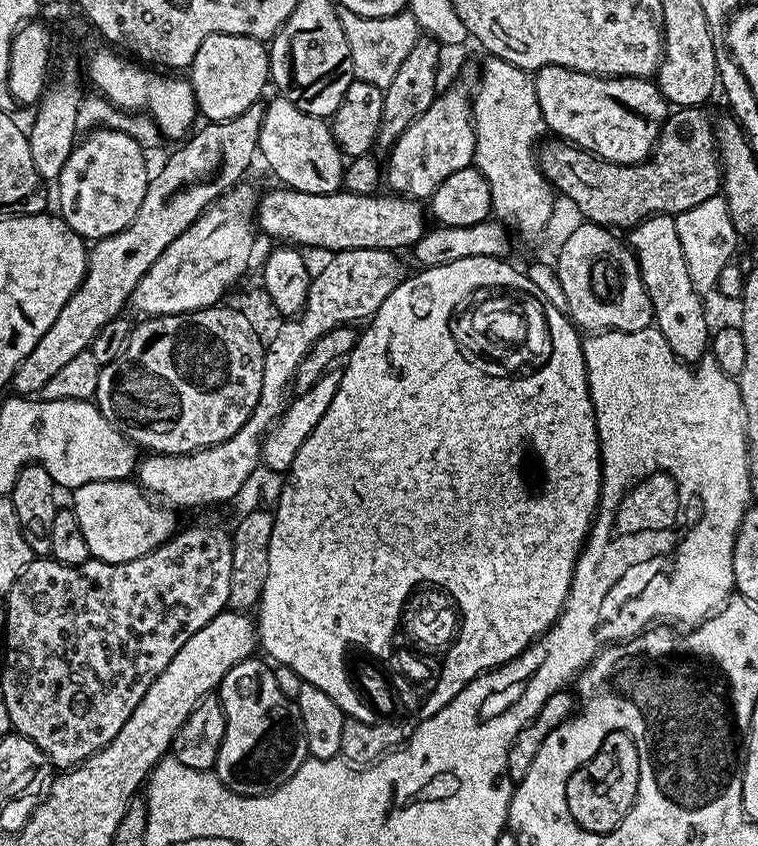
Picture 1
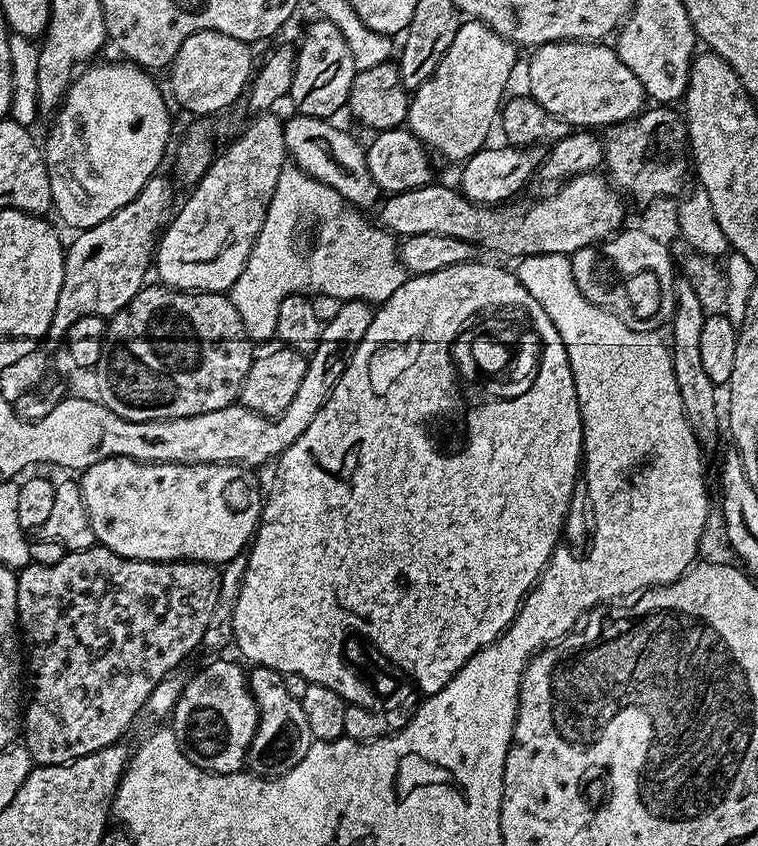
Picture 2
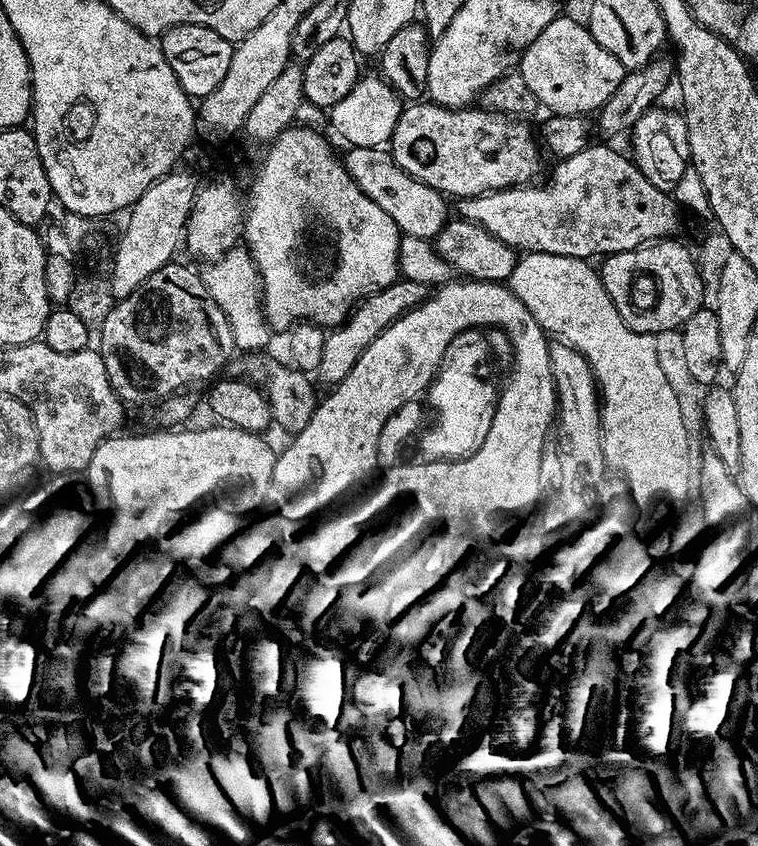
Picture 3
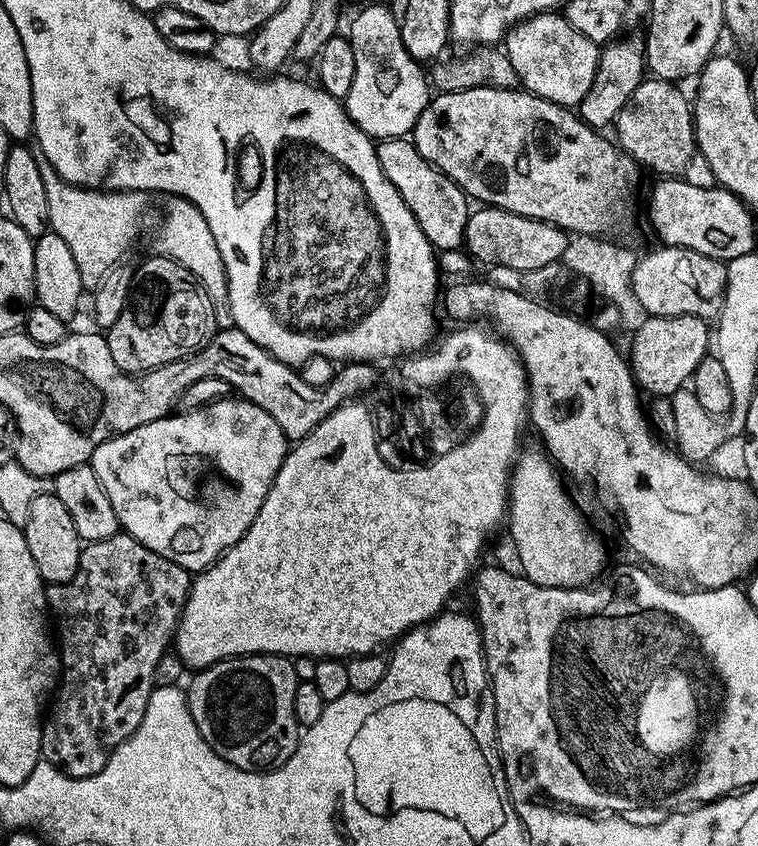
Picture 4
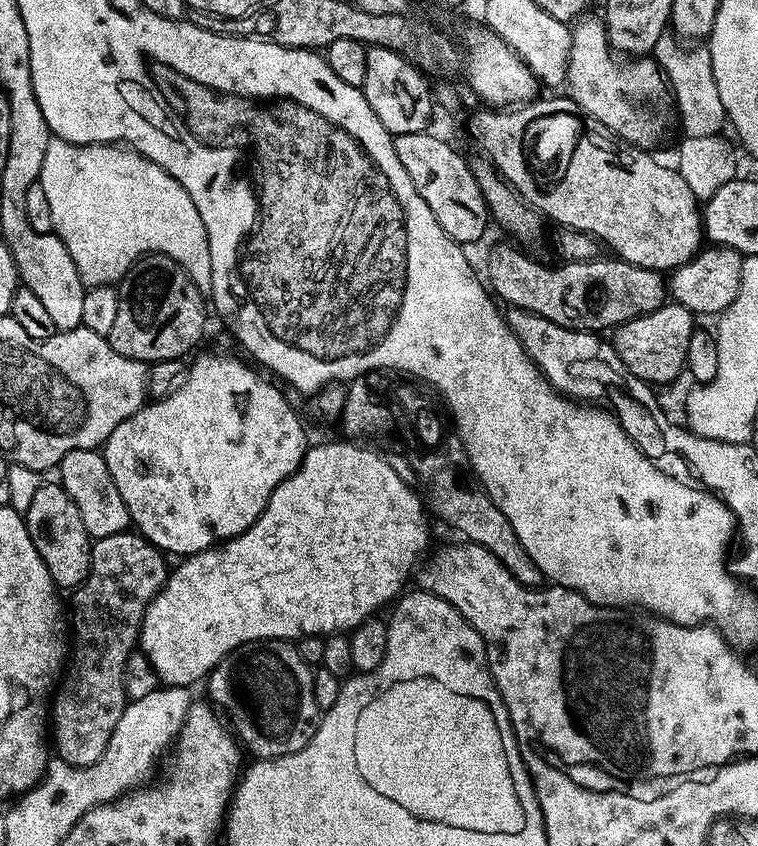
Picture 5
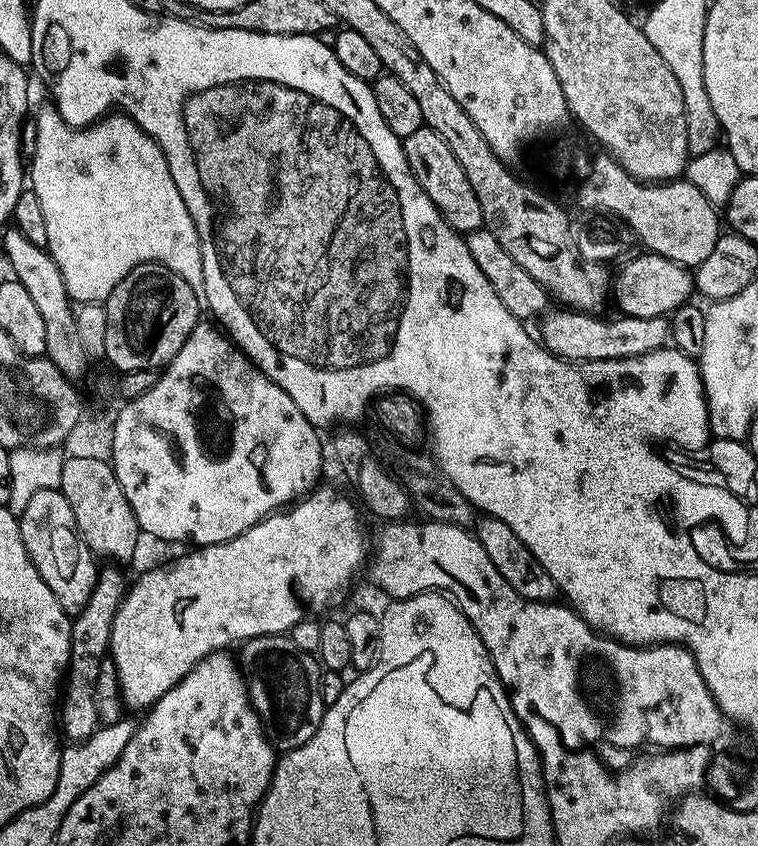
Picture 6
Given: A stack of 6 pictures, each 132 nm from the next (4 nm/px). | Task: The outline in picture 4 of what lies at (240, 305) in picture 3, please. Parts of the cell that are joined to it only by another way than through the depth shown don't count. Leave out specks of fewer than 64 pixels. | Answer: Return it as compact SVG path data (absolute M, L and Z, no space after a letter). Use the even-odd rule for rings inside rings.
M172 198L164 208L164 221L160 224L160 233L156 236L155 251L178 261L183 268L190 270L194 278L206 290L216 315L217 329L233 327L230 306L228 305L228 279L222 266L222 254L218 254L218 242L206 226L206 218L188 200Z

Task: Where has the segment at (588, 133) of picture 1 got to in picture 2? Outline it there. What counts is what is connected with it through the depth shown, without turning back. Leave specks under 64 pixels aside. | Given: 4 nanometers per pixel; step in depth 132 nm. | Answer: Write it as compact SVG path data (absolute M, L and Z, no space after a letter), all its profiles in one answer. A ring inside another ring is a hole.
M555 40L549 44L541 44L528 60L527 91L550 114L558 114L569 126L580 130L604 130L614 124L623 124L640 115L646 104L644 87L638 78L622 62L615 47L604 42L589 42L586 40Z

